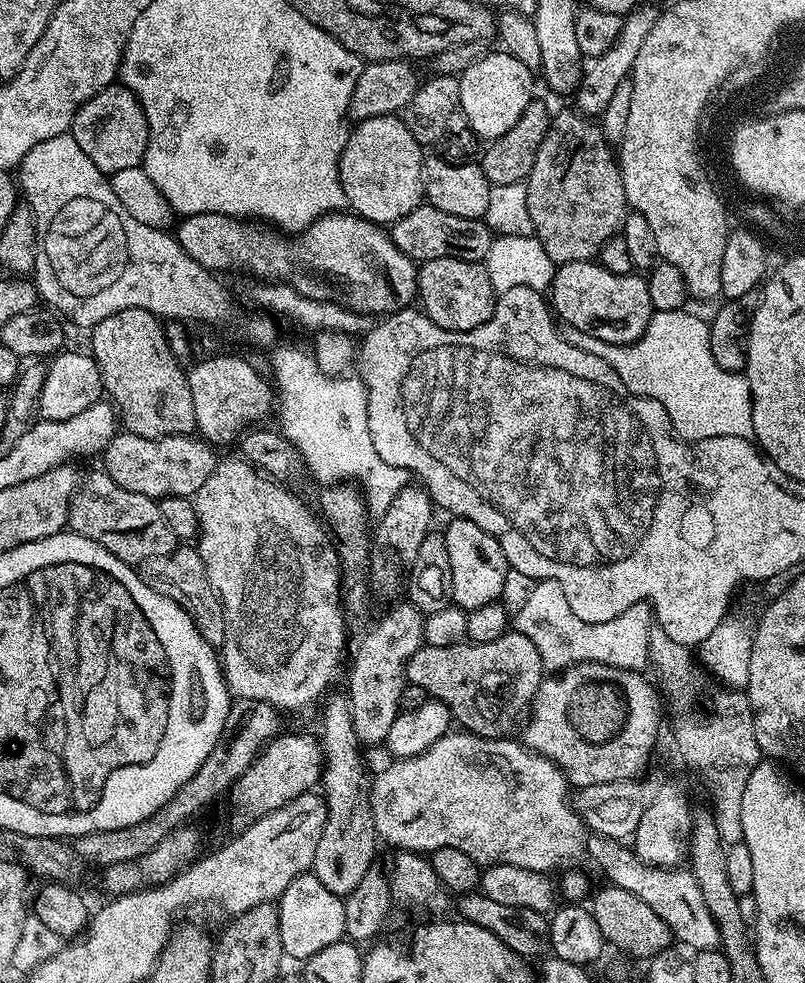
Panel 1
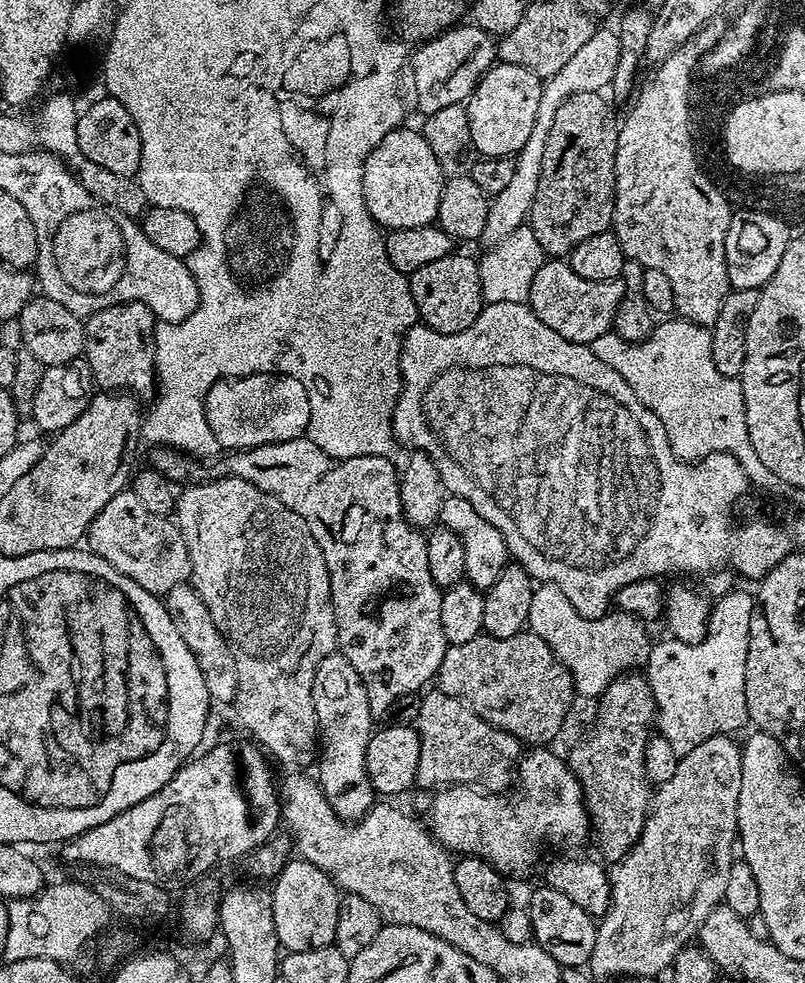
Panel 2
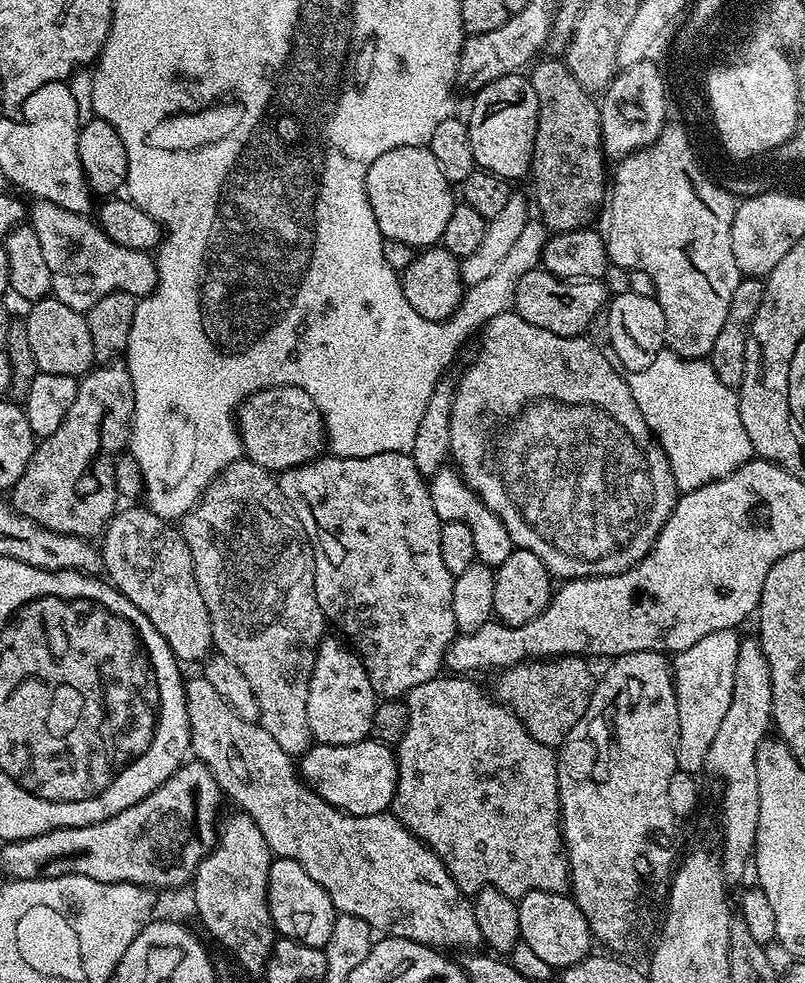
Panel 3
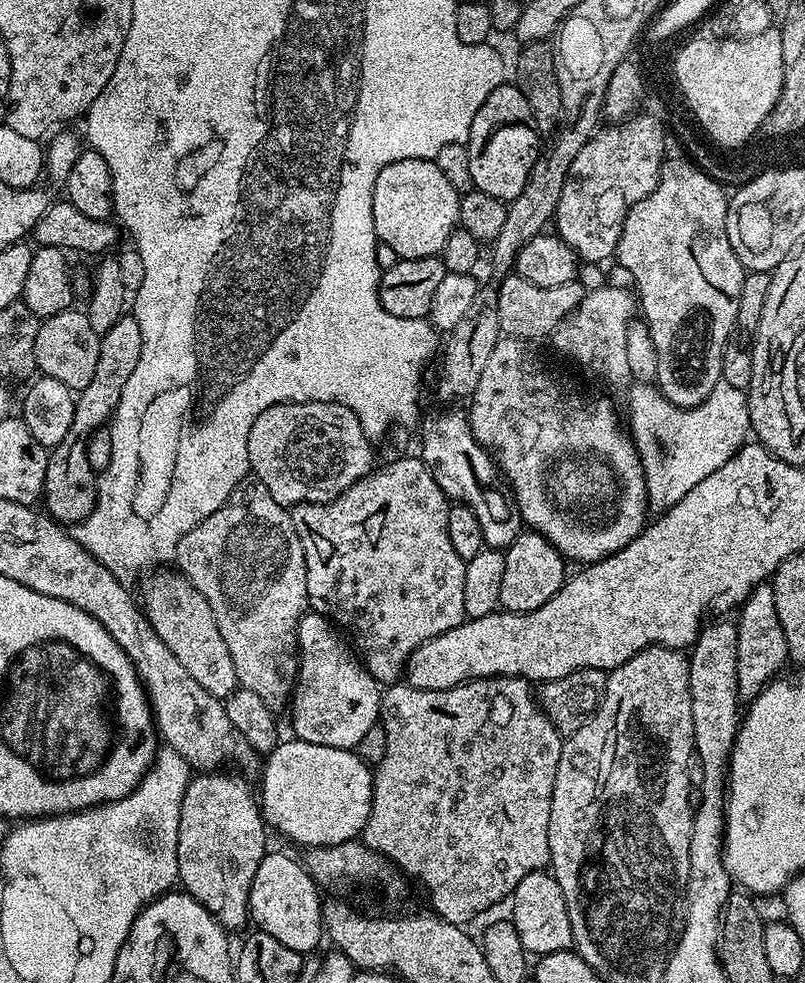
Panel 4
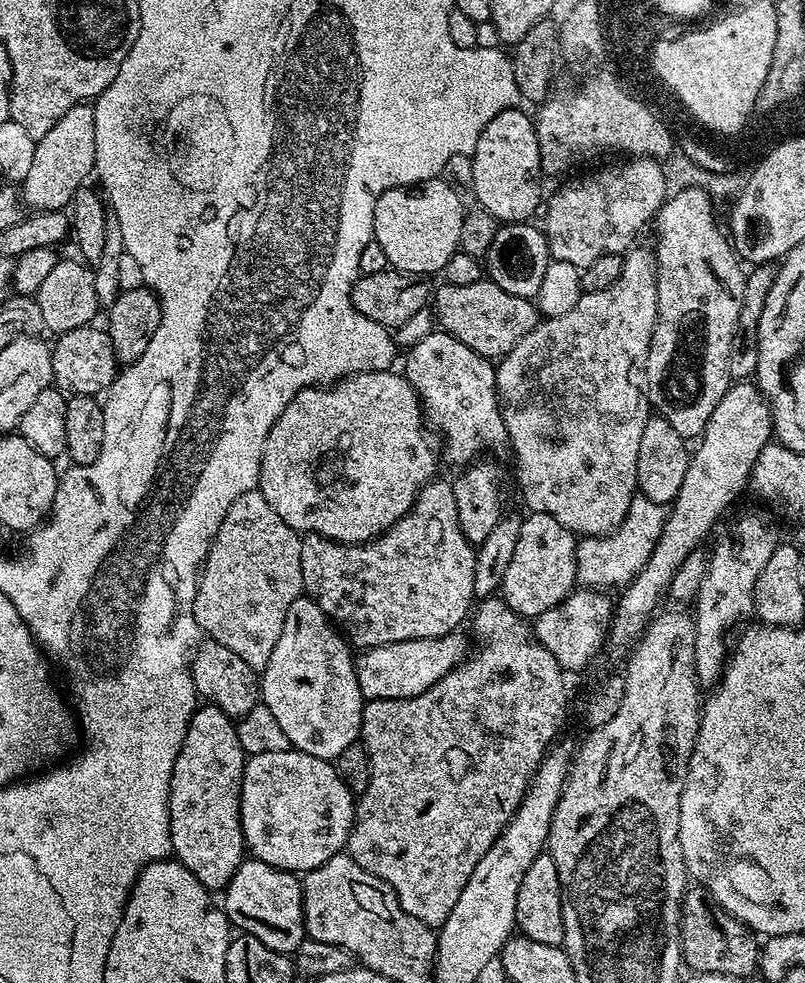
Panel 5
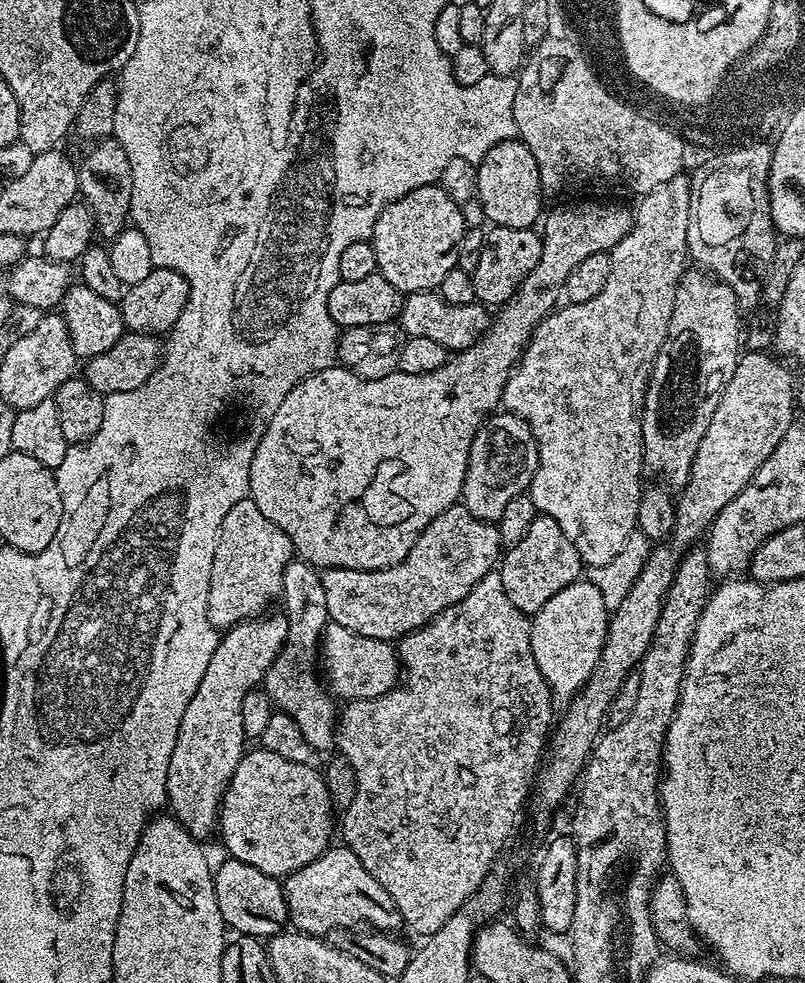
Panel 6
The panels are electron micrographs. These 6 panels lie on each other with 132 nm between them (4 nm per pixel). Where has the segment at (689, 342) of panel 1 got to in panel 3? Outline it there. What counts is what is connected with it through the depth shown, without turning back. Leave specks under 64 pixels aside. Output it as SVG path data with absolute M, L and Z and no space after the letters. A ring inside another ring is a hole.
M663 350L648 369L629 372L626 379L634 394L634 402L638 402L638 410L642 410L646 426L668 456L672 481L681 493L698 490L710 482L726 478L735 468L748 463L753 450L746 426L742 426L740 397L734 389L720 381L707 359L683 360L675 352Z

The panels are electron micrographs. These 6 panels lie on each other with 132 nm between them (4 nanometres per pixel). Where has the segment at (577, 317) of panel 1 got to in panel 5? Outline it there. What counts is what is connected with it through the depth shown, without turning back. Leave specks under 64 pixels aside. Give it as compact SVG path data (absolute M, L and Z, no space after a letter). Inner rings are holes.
M482 278L478 282L470 282L470 286L454 286L447 282L441 285L434 292L434 316L439 327L458 338L458 342L466 342L466 346L480 356L507 356L542 319L540 309L532 300L506 294L506 290L502 290L502 286L493 280Z

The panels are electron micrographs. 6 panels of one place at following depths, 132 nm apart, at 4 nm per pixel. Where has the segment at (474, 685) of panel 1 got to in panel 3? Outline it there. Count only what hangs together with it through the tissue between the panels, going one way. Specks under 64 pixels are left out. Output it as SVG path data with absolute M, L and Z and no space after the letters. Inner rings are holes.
M582 656L529 658L497 675L500 677L496 680L495 699L510 709L538 742L555 749L574 730L578 718L586 714L594 687L594 675L588 664L591 663Z

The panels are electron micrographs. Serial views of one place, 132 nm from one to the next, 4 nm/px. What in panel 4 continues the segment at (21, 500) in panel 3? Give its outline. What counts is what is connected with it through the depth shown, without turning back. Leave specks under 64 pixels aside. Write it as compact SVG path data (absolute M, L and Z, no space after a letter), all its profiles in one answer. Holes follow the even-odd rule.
M131 314L123 315L101 335L94 378L90 378L90 386L79 389L70 434L62 438L57 448L51 449L46 466L42 504L45 504L43 507L47 515L61 525L75 526L94 510L98 473L91 468L87 458L87 440L95 430L111 421L122 398L122 390L126 390L126 381L130 379L130 374L134 374L134 366L138 366L138 354L141 352L142 330L138 330L136 317Z

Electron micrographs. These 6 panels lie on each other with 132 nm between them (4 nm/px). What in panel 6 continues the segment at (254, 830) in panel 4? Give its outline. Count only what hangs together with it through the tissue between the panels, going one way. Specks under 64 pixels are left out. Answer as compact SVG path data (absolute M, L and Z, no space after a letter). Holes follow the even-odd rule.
M282 614L272 615L245 620L221 635L220 645L214 650L214 658L210 658L210 666L206 666L206 674L202 674L202 682L198 682L198 690L194 698L190 698L190 706L186 706L186 714L182 714L182 726L178 726L174 754L170 754L170 766L166 774L167 807L178 823L201 842L207 841L207 836L217 831L224 791L234 778L234 770L238 770L238 762L246 751L246 737L242 730L242 698L246 698L246 694L263 681L268 667L280 655L288 637L288 619Z

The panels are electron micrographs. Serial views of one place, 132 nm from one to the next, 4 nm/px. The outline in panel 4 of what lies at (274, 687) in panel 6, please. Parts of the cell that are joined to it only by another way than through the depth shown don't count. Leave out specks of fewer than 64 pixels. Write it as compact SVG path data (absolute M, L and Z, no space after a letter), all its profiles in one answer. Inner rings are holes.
M305 611L304 617L298 622L296 642L300 666L290 701L292 728L296 731L293 732L295 739L314 742L318 746L355 749L356 744L362 742L362 734L366 734L366 730L373 728L380 719L382 688L365 668L363 659L353 649L353 653L348 649L349 641L344 641L339 634L337 625L320 612Z

